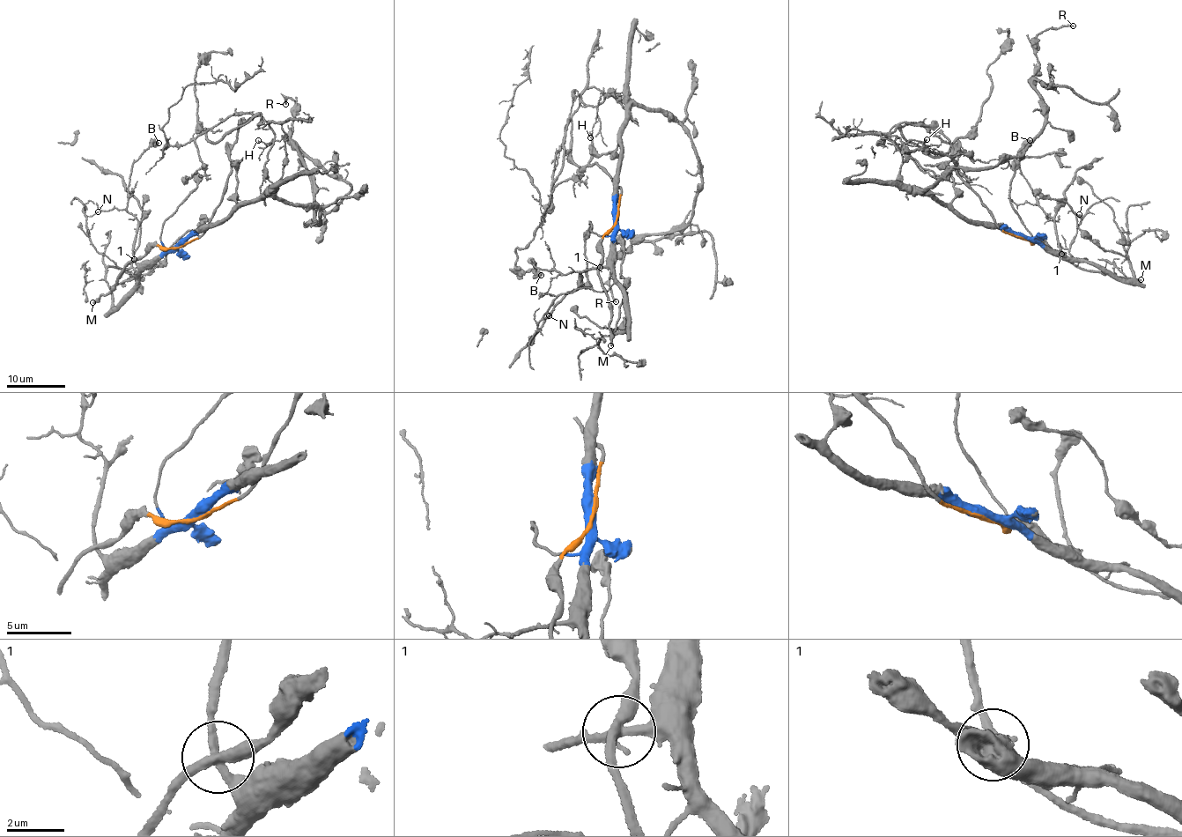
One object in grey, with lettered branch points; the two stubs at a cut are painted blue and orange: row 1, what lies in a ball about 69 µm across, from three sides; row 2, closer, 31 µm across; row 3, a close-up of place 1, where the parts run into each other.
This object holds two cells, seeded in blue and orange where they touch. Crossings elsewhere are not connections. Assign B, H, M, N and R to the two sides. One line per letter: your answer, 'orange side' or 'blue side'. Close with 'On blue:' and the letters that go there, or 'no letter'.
B: blue side
H: blue side
M: orange side
N: blue side
R: blue side
On blue: B, H, N, R

